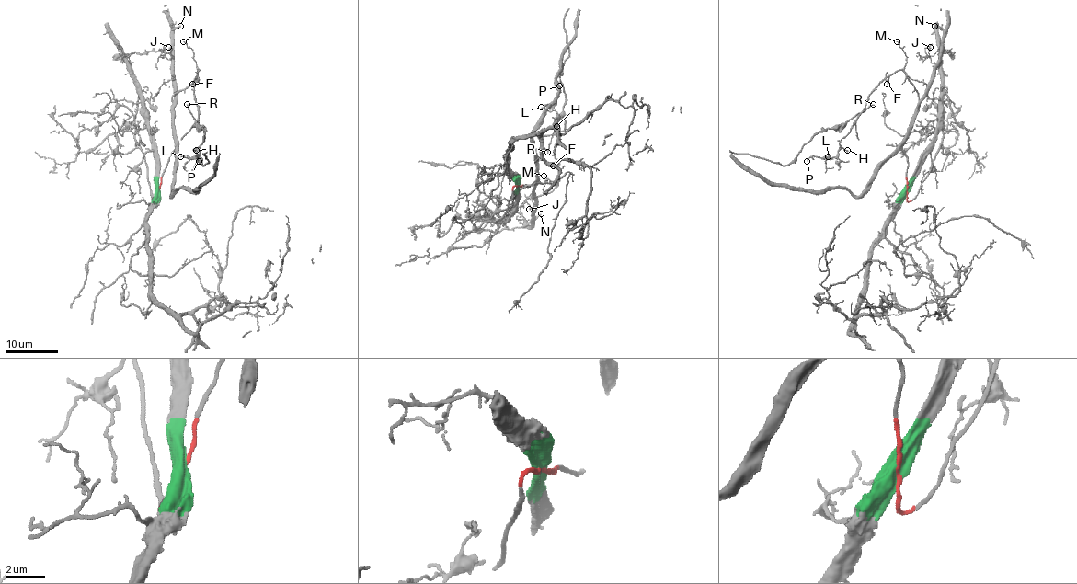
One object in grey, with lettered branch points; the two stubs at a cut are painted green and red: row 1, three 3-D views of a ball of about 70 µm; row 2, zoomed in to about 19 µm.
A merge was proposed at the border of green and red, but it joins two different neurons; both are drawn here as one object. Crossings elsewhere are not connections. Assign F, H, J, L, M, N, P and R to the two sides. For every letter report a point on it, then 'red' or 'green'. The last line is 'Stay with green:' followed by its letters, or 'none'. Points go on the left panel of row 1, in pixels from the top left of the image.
F: (192, 84) | red
H: (196, 150) | red
J: (168, 47) | red
L: (180, 156) | red
M: (183, 41) | red
N: (180, 26) | red
P: (199, 161) | red
R: (187, 104) | red
Stay with green: none

